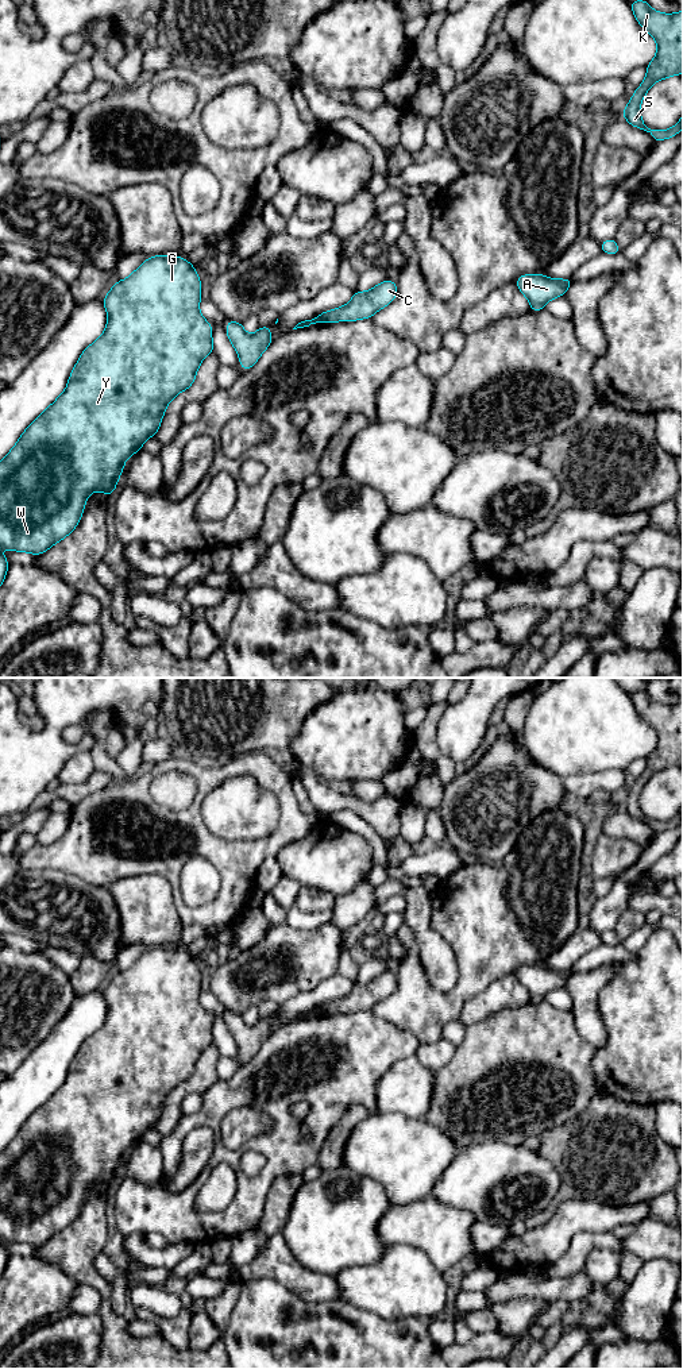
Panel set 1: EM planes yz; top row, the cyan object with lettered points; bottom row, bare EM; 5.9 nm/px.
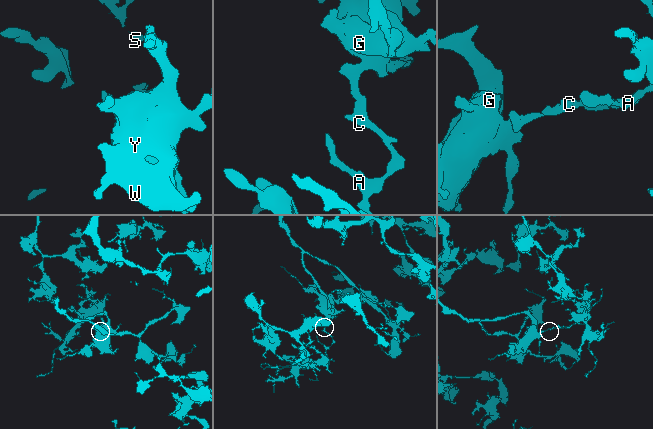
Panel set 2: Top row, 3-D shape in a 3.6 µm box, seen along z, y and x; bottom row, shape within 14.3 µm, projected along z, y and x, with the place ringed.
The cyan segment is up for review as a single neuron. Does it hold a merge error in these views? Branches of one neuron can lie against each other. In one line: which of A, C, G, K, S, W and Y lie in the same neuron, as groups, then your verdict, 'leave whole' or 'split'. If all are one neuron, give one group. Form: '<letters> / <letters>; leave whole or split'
A C K S / G W Y; split

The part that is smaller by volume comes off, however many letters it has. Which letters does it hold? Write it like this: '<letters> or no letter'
A, C, K, S

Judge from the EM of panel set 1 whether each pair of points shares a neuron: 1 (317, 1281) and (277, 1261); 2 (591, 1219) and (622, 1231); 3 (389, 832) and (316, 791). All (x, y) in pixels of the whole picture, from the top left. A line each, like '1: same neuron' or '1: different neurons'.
1: same neuron
2: different neurons
3: same neuron

